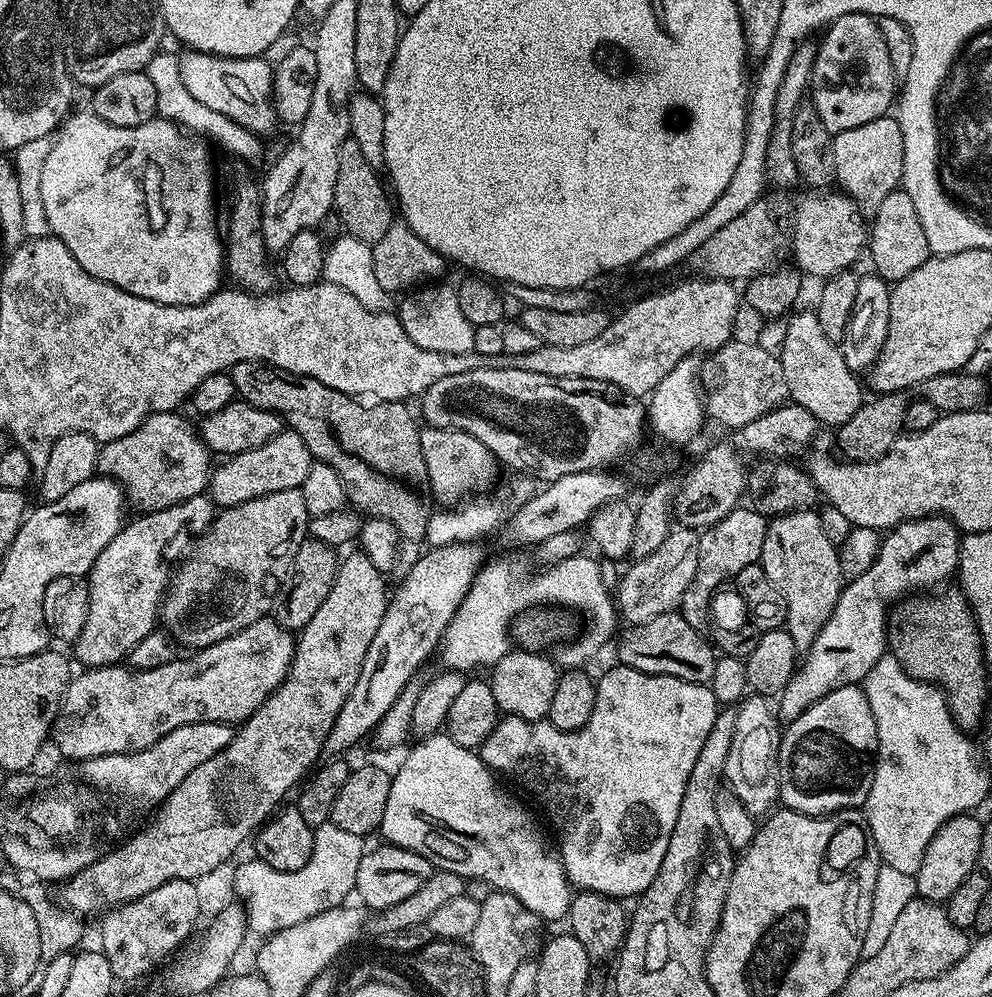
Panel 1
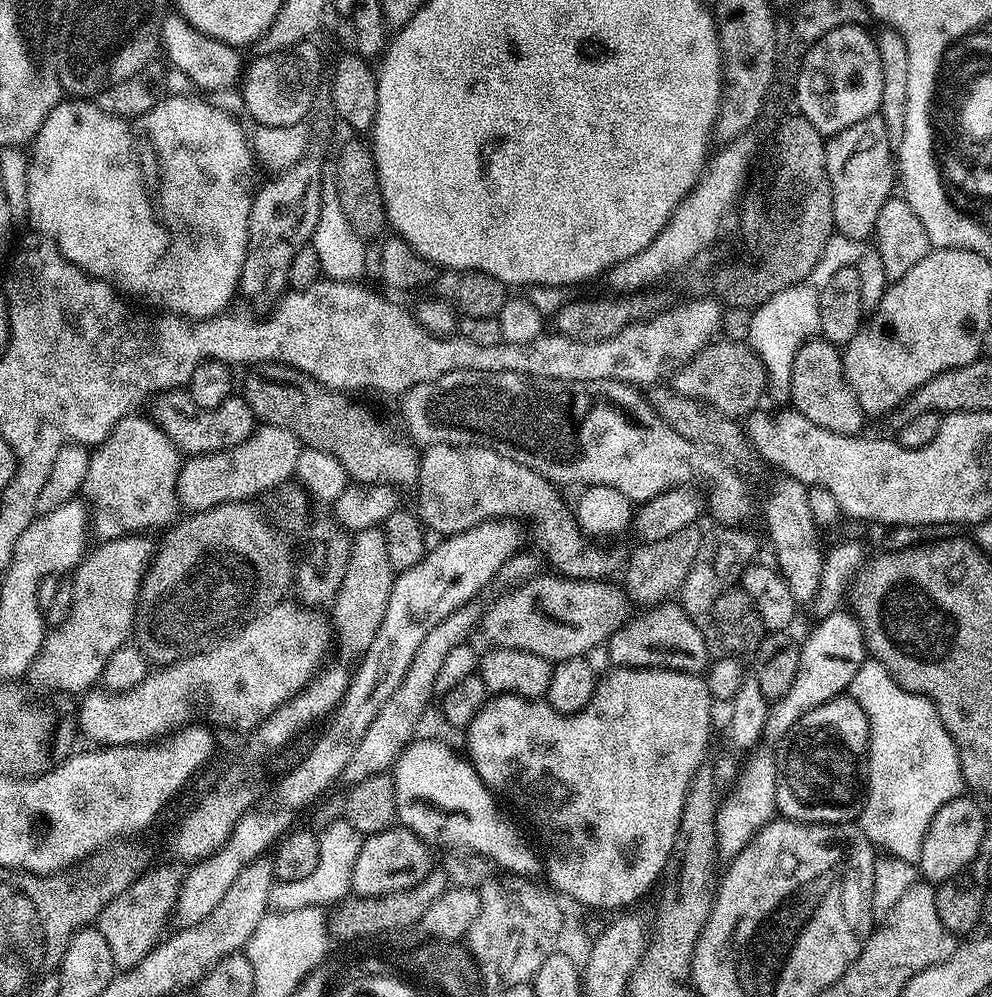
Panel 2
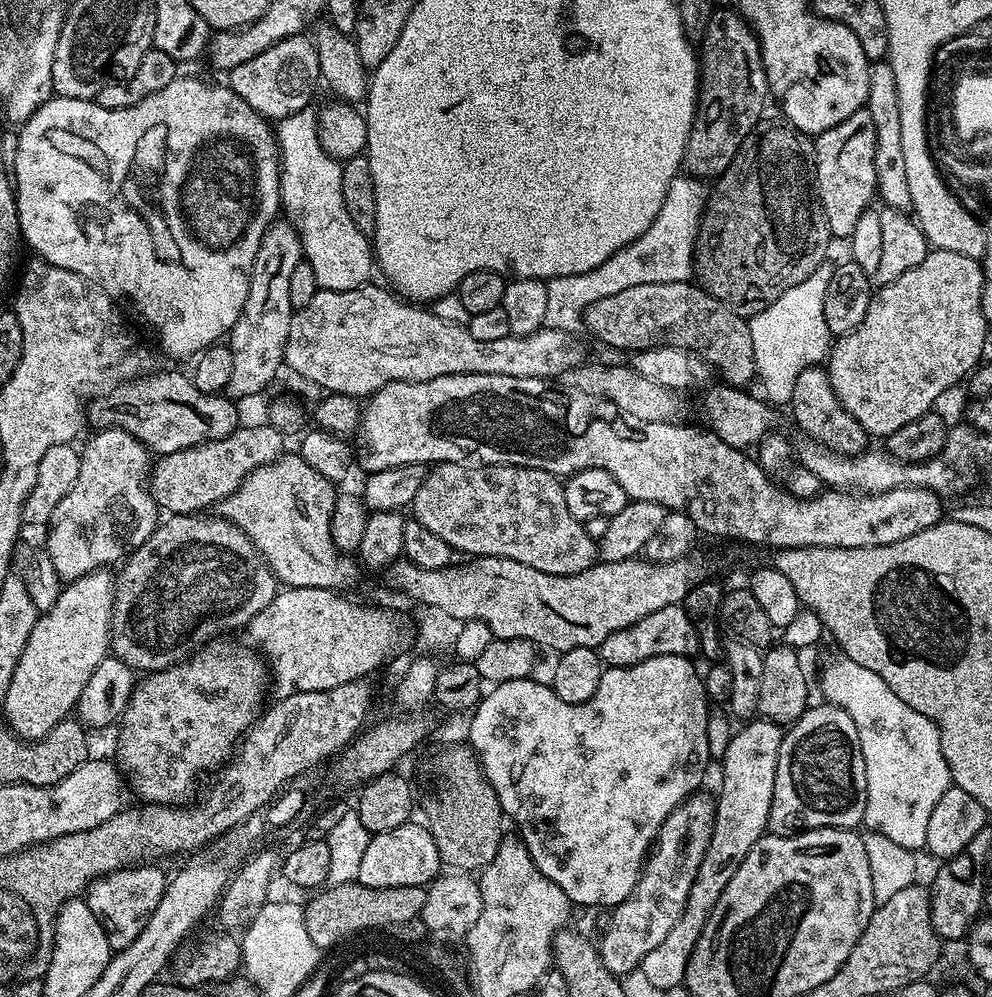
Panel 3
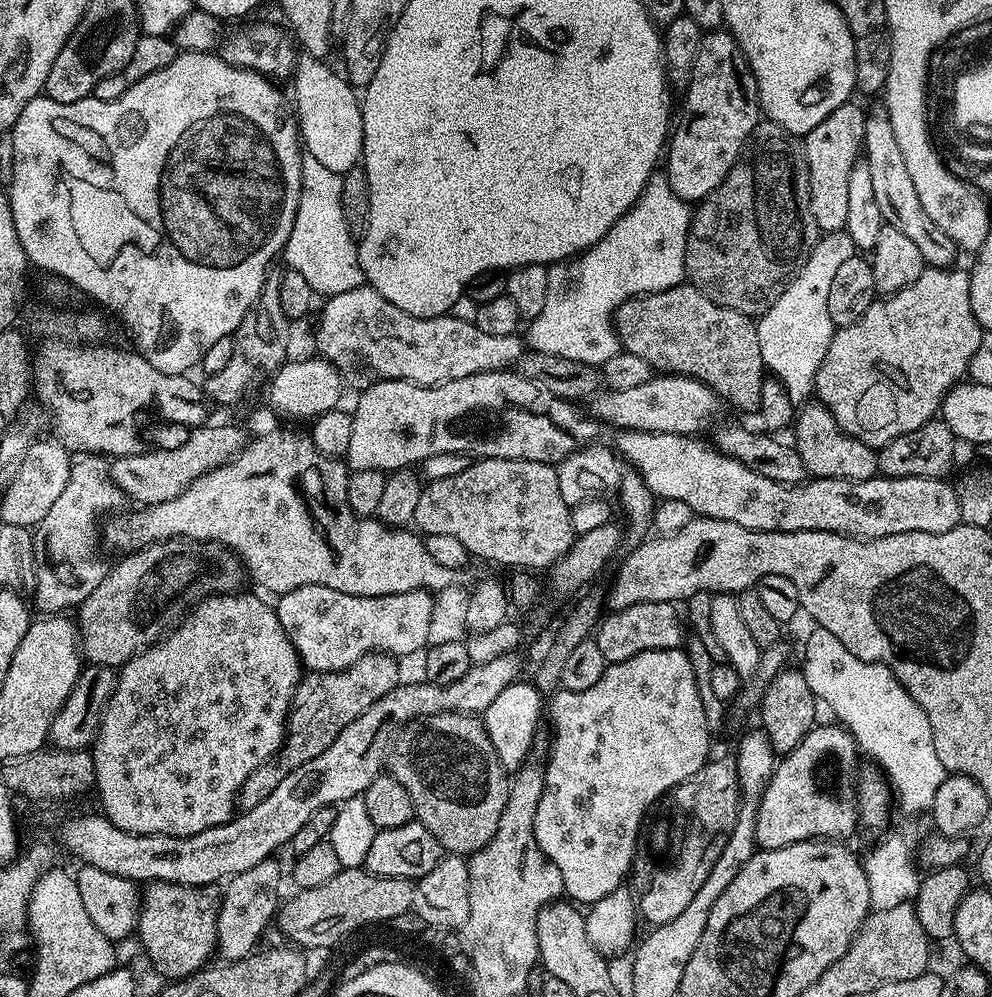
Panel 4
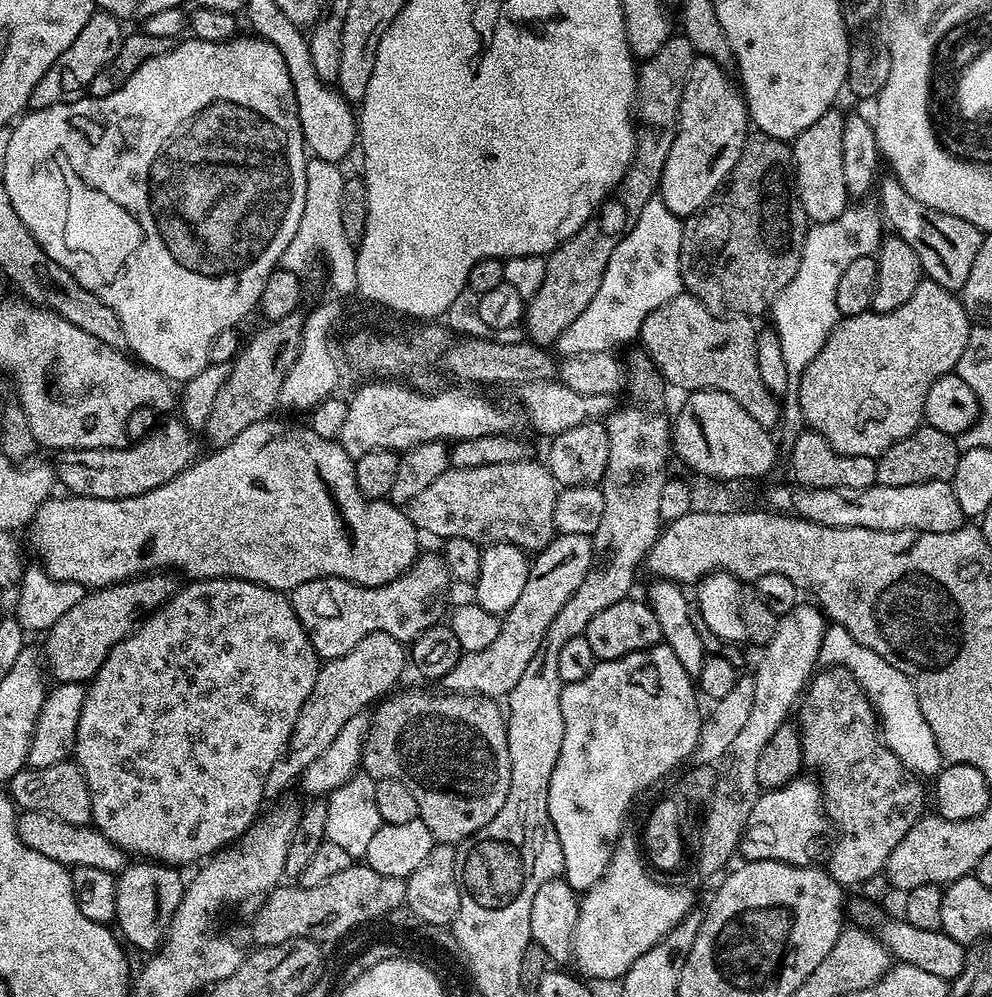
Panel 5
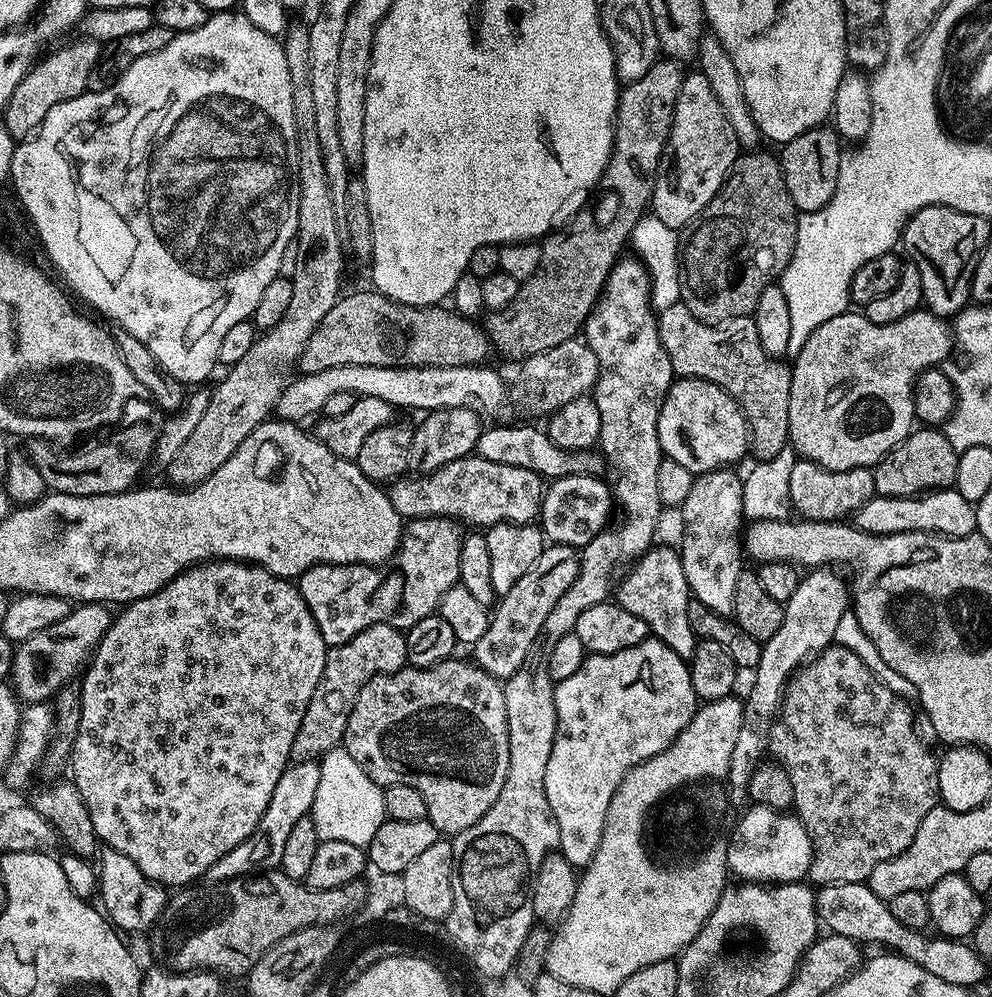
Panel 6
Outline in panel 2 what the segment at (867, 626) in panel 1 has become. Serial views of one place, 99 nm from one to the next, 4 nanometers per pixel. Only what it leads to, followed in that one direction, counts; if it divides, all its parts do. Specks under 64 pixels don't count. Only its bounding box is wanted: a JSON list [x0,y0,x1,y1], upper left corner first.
[764,610,866,737]

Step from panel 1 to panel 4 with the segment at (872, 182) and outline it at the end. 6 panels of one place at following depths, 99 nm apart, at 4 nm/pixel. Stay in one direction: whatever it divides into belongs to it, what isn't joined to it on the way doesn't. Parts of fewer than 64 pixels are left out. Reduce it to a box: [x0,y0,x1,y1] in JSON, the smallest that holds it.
[803,102,865,233]

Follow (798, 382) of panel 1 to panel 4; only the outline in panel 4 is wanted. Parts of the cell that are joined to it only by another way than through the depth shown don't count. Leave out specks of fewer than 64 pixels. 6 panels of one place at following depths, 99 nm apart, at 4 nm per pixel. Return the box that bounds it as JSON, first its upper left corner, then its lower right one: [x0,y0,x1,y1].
[794,402,877,480]

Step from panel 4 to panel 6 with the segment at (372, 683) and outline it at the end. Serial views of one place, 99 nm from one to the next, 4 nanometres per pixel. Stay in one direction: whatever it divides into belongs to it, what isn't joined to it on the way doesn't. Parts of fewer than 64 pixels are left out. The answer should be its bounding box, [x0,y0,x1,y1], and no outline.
[292,624,407,760]

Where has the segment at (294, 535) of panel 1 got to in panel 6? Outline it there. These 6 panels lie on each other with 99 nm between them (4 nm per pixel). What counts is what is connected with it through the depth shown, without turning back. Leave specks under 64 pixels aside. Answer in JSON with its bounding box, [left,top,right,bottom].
[10,604,114,705]

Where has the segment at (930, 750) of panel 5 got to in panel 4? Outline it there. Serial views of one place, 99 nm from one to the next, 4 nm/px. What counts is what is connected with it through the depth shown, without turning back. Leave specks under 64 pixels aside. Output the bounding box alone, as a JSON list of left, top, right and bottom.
[802,627,945,815]

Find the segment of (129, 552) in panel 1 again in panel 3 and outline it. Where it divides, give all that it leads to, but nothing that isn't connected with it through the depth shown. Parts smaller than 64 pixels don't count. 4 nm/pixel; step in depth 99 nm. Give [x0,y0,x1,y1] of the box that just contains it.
[2,569,115,740]

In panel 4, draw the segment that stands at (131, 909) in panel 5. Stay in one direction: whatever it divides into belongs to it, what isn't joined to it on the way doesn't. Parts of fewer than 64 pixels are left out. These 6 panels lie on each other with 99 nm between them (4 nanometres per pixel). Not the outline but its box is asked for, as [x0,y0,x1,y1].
[135,880,217,981]

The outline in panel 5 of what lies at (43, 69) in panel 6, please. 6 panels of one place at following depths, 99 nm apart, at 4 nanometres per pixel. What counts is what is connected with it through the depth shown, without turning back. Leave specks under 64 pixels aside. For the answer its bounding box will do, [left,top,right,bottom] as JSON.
[28,10,126,108]

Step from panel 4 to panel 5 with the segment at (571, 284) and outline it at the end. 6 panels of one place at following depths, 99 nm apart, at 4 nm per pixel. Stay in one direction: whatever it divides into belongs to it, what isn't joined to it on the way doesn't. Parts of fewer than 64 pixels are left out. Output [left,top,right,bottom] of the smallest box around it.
[554,198,684,357]

